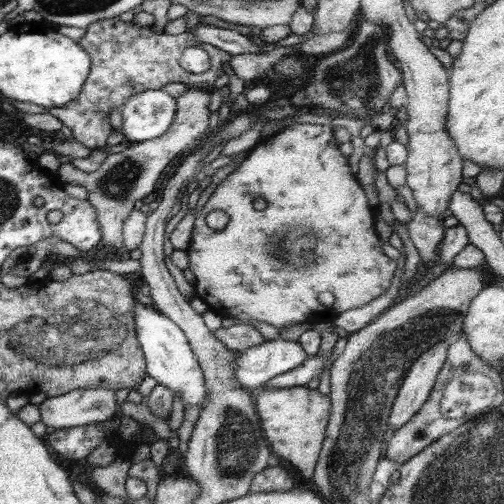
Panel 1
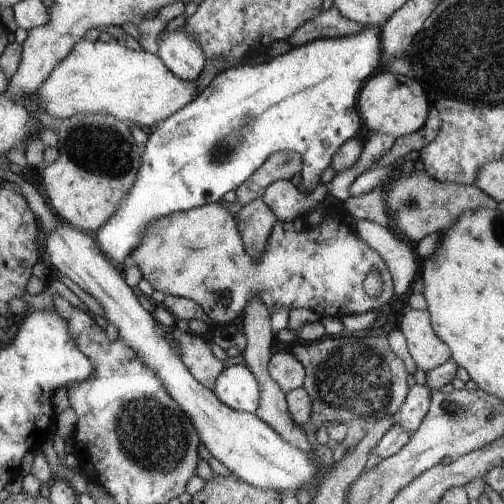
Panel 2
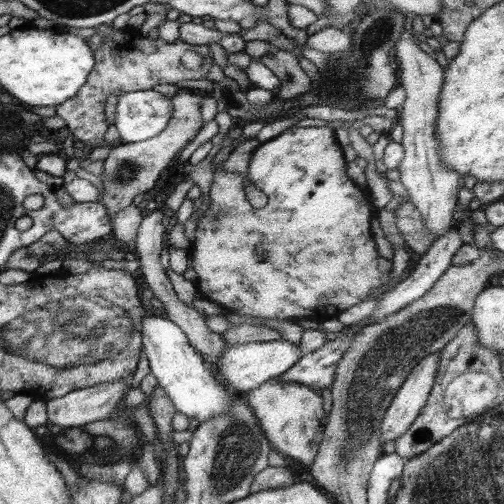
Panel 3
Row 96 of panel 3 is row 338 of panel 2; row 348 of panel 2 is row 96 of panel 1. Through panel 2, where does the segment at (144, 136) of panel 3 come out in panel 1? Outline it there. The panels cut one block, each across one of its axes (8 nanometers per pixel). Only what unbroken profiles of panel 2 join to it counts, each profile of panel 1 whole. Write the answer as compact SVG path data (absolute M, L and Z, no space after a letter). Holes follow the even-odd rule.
M145 90L141 94L133 94L119 110L123 118L123 128L121 128L123 136L127 138L129 144L139 144L139 142L149 142L153 138L161 138L171 130L173 118L177 116L177 100L161 90Z

